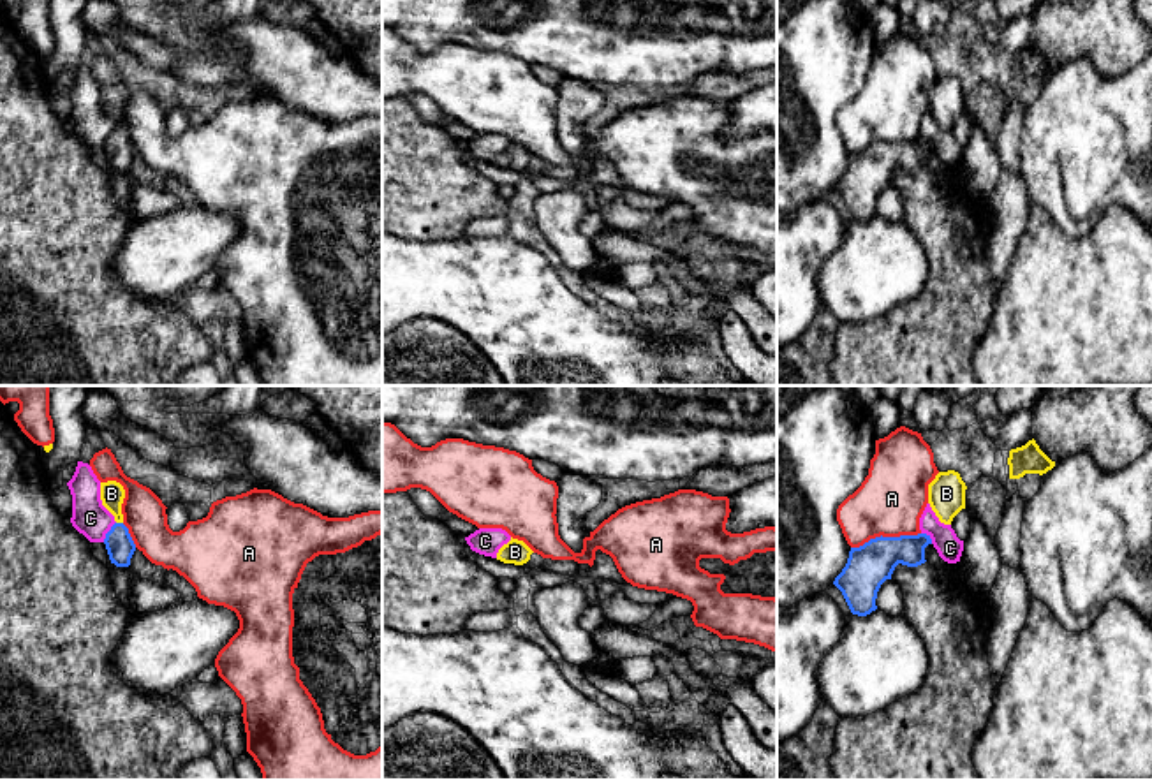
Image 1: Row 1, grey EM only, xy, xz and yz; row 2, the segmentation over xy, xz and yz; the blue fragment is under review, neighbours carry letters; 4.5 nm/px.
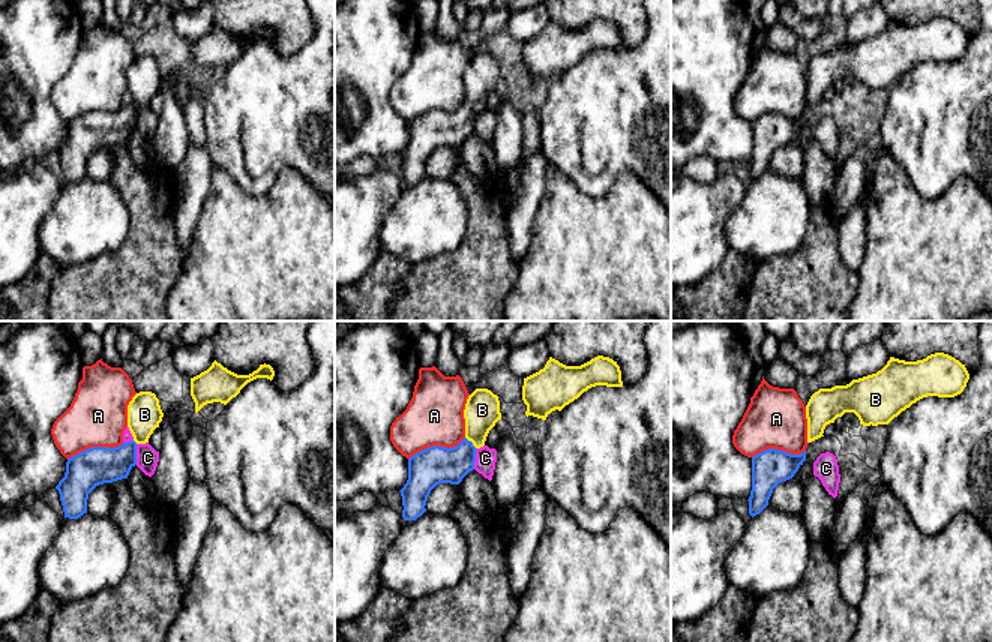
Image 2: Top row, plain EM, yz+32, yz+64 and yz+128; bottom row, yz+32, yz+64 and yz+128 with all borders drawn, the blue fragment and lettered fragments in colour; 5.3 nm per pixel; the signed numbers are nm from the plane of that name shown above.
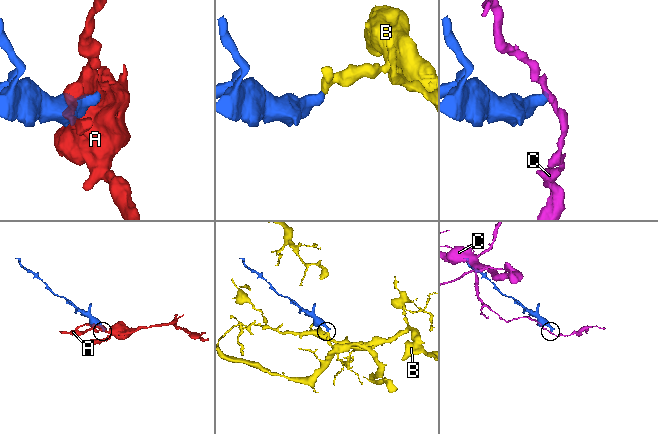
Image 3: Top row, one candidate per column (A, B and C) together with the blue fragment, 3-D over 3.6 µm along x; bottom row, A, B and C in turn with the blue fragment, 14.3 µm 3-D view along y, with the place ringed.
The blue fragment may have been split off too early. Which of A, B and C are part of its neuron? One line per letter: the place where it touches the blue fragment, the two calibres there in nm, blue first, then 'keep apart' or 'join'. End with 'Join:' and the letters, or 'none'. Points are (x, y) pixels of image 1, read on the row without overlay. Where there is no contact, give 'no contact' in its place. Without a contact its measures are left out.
A: meets blue in yz at (885, 143); 200 nm thick on the blue side, 300 nm on the other; keep apart
B: meets blue in xy at (120, 129); 130 nm thick on the blue side, 110 nm on the other; join
C: meets blue in xy at (108, 138); 130 nm thick on the blue side, 160 nm on the other; keep apart
Join: B

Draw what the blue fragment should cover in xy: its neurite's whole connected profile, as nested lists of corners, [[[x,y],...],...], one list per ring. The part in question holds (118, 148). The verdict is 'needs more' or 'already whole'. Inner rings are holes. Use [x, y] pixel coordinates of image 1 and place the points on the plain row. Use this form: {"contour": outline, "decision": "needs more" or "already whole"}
{"contour": [[[116,86],[100,88],[100,106],[102,111],[114,121],[114,130],[106,139],[104,150],[111,169],[116,173],[129,173],[130,164],[136,157],[136,150],[123,130],[122,109],[125,104],[125,95]]], "decision": "needs more"}

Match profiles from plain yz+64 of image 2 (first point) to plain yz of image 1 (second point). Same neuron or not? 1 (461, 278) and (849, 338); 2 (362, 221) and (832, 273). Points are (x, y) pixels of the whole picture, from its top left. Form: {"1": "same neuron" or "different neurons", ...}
{"1": "same neuron", "2": "different neurons"}

